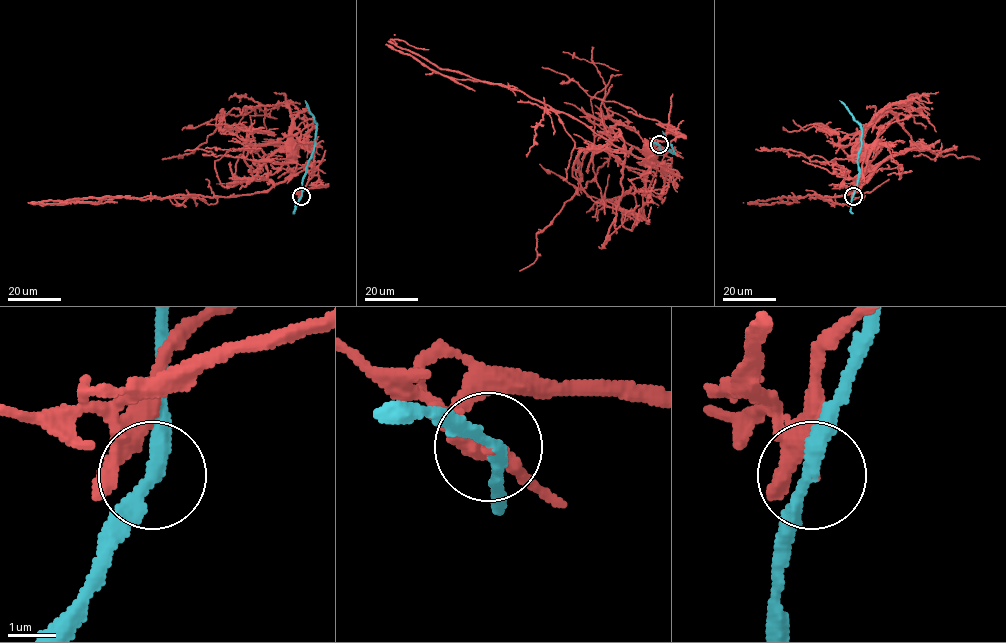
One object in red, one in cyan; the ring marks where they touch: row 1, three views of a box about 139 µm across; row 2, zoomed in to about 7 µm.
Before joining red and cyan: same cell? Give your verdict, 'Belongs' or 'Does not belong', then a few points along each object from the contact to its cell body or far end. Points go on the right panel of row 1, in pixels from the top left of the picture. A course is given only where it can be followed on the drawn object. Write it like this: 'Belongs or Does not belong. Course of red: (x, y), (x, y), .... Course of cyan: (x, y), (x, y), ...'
Does not belong. Course of red: (853, 196), (813, 155), (844, 178), (875, 171), (847, 194), (758, 203). Course of cyan: (853, 196), (859, 173), (861, 125), (840, 101)

